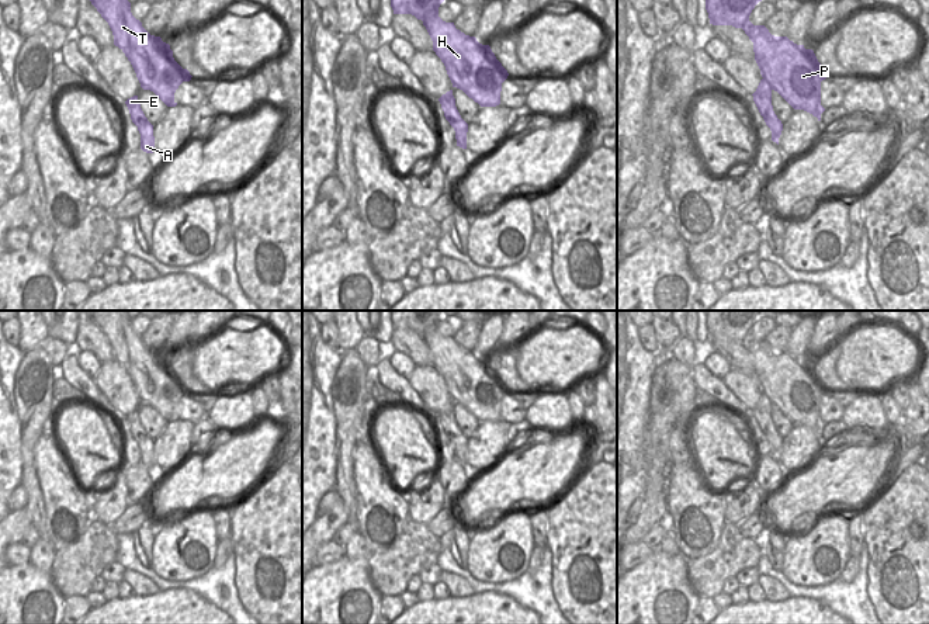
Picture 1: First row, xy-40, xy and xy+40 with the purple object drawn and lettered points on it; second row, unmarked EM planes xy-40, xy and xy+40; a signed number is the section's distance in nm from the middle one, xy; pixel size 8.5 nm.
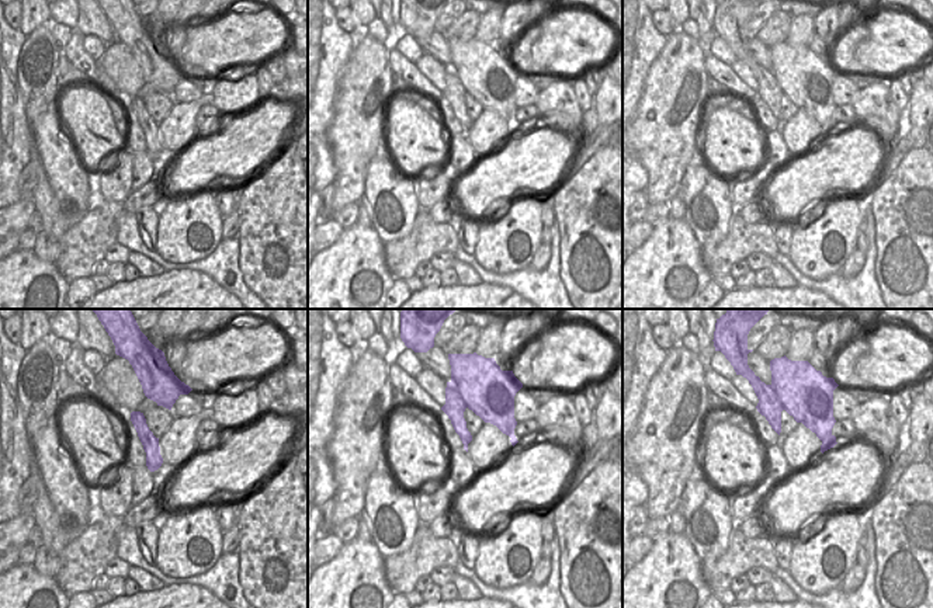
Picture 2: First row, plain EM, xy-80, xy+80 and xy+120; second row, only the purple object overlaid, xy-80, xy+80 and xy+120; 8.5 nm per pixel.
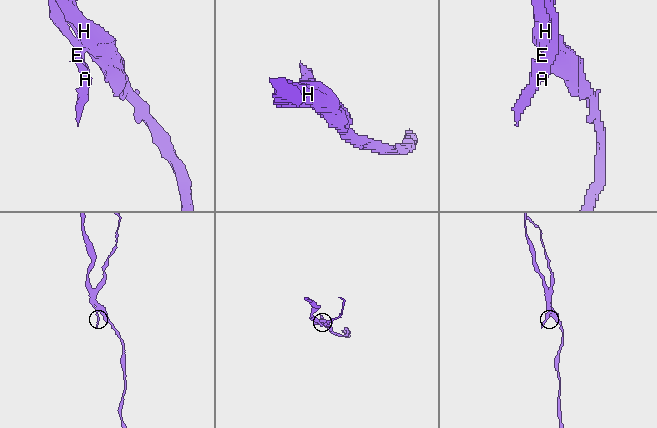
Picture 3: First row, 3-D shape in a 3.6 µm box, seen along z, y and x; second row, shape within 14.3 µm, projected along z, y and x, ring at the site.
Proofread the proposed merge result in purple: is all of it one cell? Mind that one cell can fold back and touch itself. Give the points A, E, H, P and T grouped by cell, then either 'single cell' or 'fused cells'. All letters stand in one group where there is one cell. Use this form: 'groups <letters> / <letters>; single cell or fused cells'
groups A E / H P T; fused cells

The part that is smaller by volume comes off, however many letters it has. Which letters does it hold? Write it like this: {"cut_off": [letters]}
{"cut_off": ["A", "E"]}

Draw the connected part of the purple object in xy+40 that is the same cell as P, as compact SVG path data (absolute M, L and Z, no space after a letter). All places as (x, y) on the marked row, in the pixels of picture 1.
M731 0L731 7L721 10L721 24L713 25L732 25L742 28L749 39L753 42L755 60L760 69L760 74L766 79L774 91L777 91L794 110L804 110L821 121L821 114L825 108L821 105L821 82L826 79L828 70L818 62L812 49L805 49L804 45L797 45L787 37L774 37L765 25L753 25L749 15L755 6L762 0Z

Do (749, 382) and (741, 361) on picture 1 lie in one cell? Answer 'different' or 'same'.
different

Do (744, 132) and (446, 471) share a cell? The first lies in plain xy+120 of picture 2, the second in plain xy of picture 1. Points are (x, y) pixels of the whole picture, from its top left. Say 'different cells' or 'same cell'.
different cells

